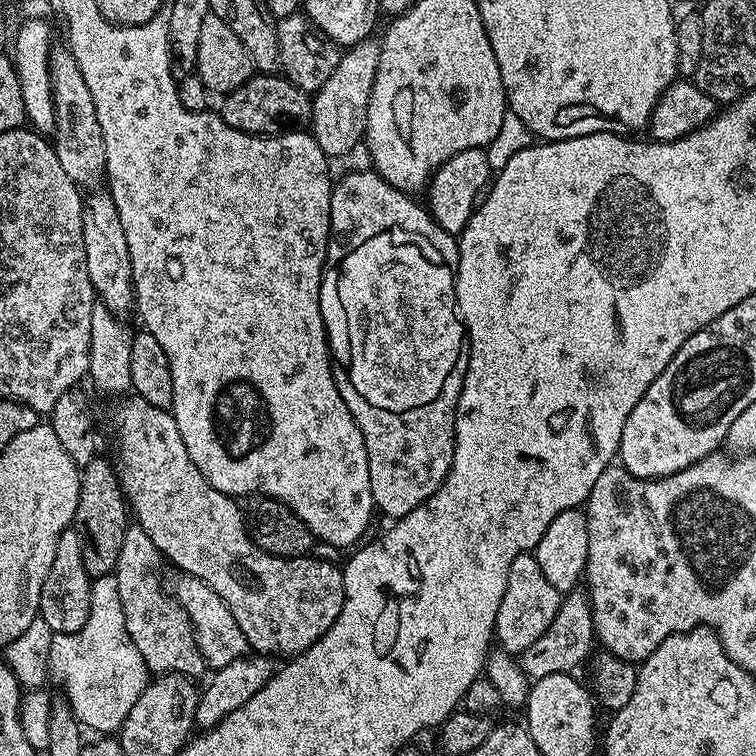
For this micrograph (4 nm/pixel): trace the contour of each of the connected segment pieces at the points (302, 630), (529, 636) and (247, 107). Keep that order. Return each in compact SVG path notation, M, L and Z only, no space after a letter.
M135 394L129 395L128 398L129 400L116 412L116 456L114 455L114 463L116 475L120 477L120 489L124 492L124 499L131 515L134 520L136 518L135 523L142 530L146 530L150 542L154 542L154 546L160 551L161 557L167 563L169 560L176 567L176 570L206 582L206 586L210 586L210 590L214 590L214 594L218 594L218 598L222 598L226 602L226 606L230 606L230 614L234 614L234 622L238 622L238 630L242 630L242 634L246 634L246 642L253 653L273 658L279 658L279 656L291 658L299 656L301 652L305 652L310 646L314 646L314 642L318 642L318 638L322 638L322 634L326 634L326 630L330 630L330 626L334 626L334 622L342 610L342 602L344 601L343 571L339 567L335 568L328 560L315 560L315 555L312 554L282 558L269 552L263 552L252 539L249 529L247 527L244 529L244 516L240 513L239 506L236 505L239 503L233 497L214 490L214 486L210 486L210 482L206 482L206 478L198 470L198 466L194 466L194 462L190 462L190 454L186 454L186 442L182 442L182 434L178 434L178 426L174 422L171 411L158 406L150 406L150 402L146 402L141 396Z
M523 552L510 562L510 574L506 578L506 594L502 594L502 606L498 606L498 618L494 629L494 640L505 652L519 654L531 646L537 638L542 638L558 614L562 594L550 586L542 566L538 566L532 552Z
M254 74L238 90L227 93L218 107L226 126L252 136L278 136L293 130L304 130L312 123L312 96L285 80L280 74Z

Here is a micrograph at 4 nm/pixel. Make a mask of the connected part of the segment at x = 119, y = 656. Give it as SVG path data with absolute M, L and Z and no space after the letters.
M115 575L98 576L93 579L90 594L90 614L86 624L77 632L70 634L55 633L50 642L49 664L51 679L60 683L63 699L72 707L72 713L85 729L93 728L96 734L116 734L126 722L134 702L142 698L142 690L146 690L150 673L142 654L138 654L138 646L130 638L126 630L126 618L122 614L122 601L118 599L118 582Z

